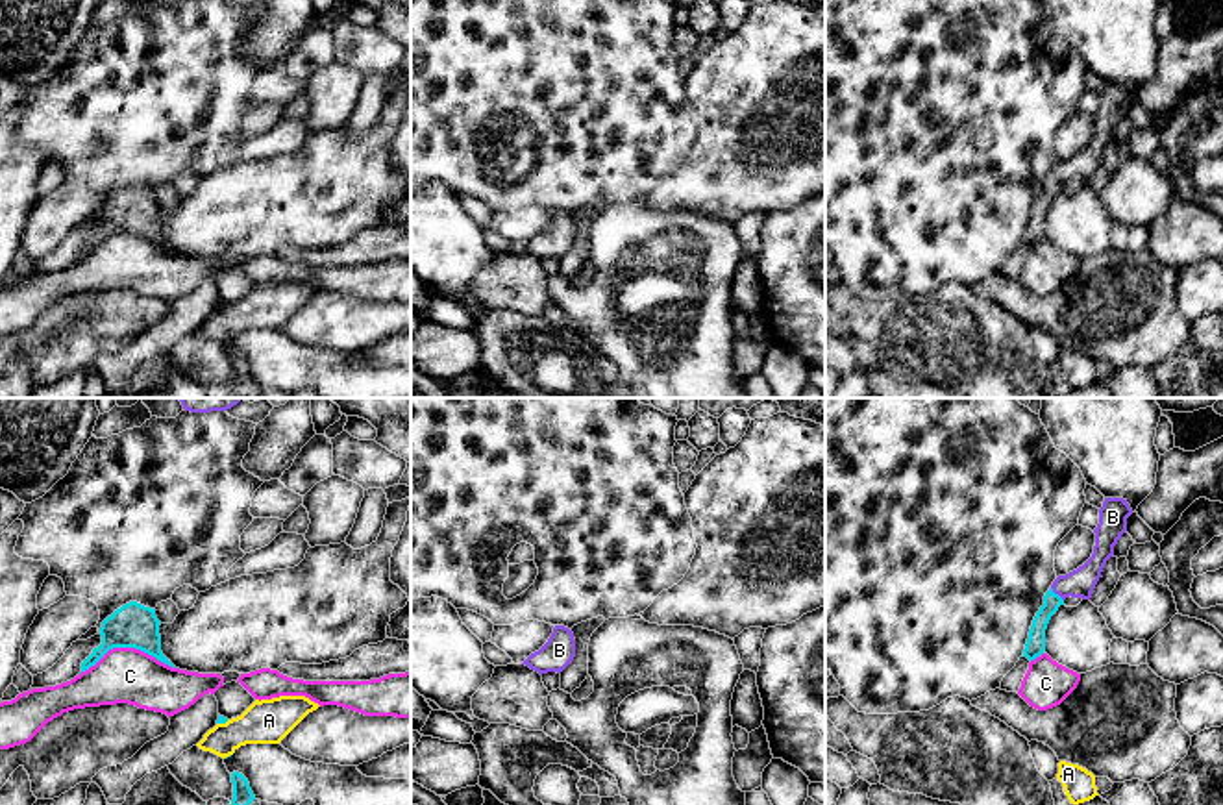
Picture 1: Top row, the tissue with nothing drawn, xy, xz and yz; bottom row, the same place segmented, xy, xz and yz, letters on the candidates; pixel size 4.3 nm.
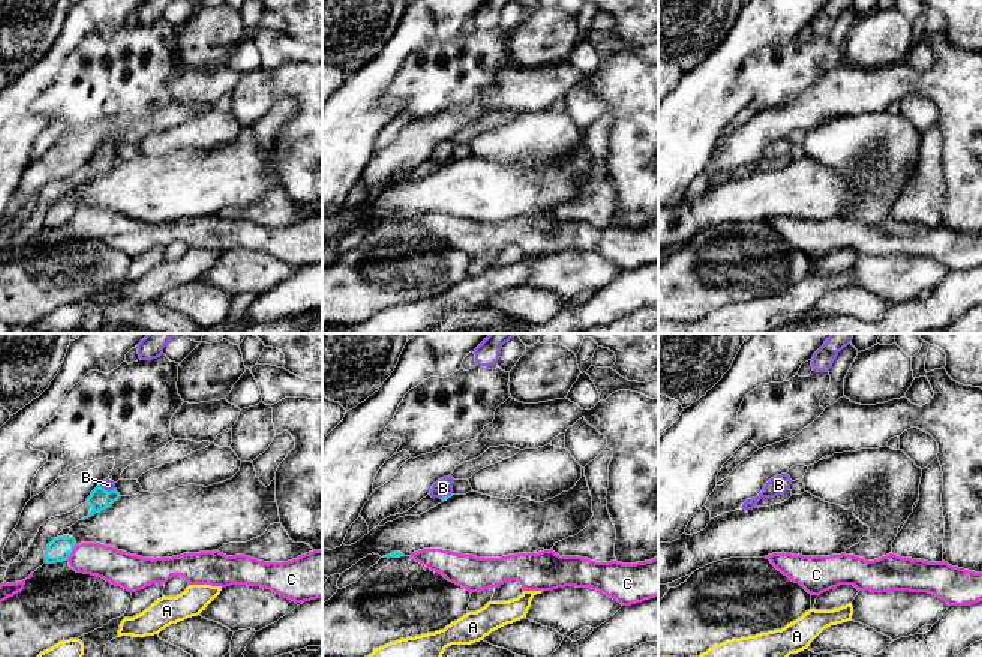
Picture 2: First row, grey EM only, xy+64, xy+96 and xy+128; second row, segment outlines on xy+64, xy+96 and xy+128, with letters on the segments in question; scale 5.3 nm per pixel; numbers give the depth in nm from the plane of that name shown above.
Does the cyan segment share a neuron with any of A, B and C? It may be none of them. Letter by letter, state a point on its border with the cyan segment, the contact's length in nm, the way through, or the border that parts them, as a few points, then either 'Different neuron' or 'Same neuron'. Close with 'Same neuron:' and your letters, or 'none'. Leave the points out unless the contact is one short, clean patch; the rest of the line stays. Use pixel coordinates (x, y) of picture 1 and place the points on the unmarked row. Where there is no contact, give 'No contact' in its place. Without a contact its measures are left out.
A: Touches cyan at xy (222, 308). Shared border 60 nm. Boundary: xy (228, 306), (217, 309). Different neuron
B: Touches cyan at yz (1057, 180). Shared border 80 nm. Path across: yz (1035, 232), (1038, 210), (1057, 180), (1066, 171), (1079, 169). Same neuron
C: Touches cyan at xy (126, 232). Shared border 420 nm. Different neuron
Same neuron: B

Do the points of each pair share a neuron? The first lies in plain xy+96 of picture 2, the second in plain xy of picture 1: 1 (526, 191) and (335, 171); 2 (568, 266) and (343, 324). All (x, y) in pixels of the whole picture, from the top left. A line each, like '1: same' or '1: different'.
1: same
2: same

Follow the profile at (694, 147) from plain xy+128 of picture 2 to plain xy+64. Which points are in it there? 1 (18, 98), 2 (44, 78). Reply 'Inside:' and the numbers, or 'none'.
Inside: 1, 2

